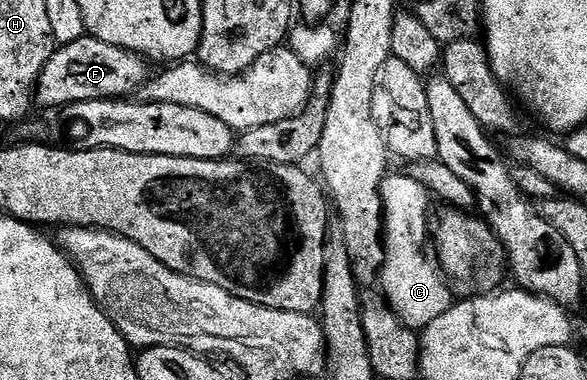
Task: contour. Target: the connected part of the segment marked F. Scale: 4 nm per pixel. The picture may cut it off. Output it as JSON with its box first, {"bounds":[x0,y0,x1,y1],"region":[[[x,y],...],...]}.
{"bounds":[35,33,150,107],"region":[[[86,33],[79,41],[62,43],[42,71],[35,86],[35,99],[45,107],[70,107],[72,103],[86,103],[96,99],[120,99],[140,92],[149,82],[150,64],[142,55],[107,45]]]}

